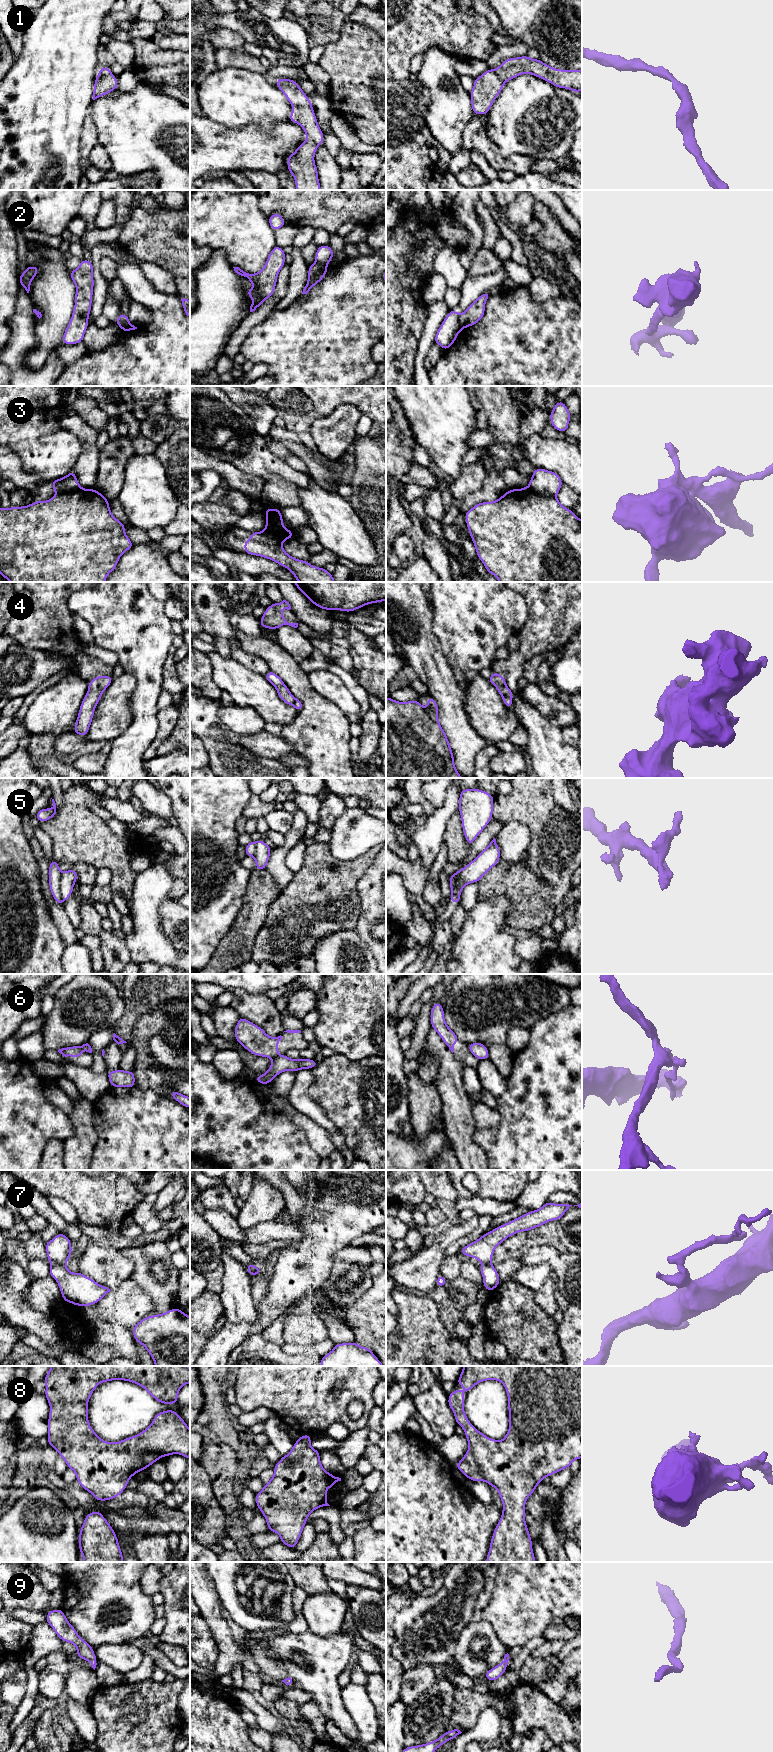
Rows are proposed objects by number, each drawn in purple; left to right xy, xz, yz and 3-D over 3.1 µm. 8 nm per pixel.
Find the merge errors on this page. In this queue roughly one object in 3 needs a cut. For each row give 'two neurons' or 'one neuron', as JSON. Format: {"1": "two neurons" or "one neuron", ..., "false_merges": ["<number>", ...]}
{"1": "one neuron", "2": "two neurons", "3": "two neurons", "4": "one neuron", "5": "two neurons", "6": "two neurons", "7": "two neurons", "8": "one neuron", "9": "one neuron", "false_merges": ["2", "3", "5", "6", "7"]}

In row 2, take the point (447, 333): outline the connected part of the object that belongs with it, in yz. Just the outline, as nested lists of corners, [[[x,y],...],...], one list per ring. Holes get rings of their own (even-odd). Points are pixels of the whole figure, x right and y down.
[[[450,310],[435,335],[434,343],[440,345],[443,351],[453,345],[458,333],[462,331],[458,317],[456,310]]]

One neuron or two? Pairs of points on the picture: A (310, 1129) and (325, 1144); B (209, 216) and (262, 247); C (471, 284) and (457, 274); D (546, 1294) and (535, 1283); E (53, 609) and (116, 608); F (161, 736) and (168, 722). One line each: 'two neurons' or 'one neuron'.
A: one neuron
B: one neuron
C: two neurons
D: two neurons
E: two neurons
F: one neuron

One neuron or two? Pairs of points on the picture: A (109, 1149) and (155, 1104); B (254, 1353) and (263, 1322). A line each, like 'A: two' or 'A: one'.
A: one
B: two

